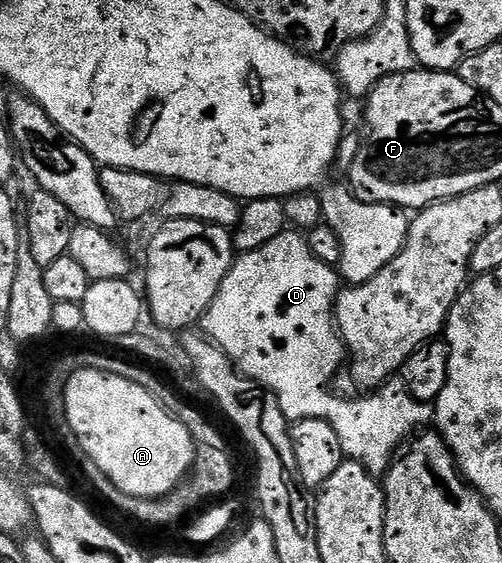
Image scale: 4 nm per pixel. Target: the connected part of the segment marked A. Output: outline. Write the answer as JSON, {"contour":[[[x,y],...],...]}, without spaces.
{"contour":[[[92,368],[77,370],[67,377],[66,385],[62,389],[62,400],[64,402],[64,410],[67,412],[67,422],[72,427],[73,434],[76,435],[77,442],[82,448],[82,455],[92,460],[125,494],[129,494],[133,498],[145,498],[146,500],[155,500],[158,496],[168,496],[190,473],[197,455],[197,444],[191,441],[194,440],[193,434],[176,416],[166,412],[153,398],[153,394],[149,394],[141,386],[137,386],[137,382],[129,382],[125,378],[117,378],[117,374],[109,374],[108,372],[93,370]]]}

